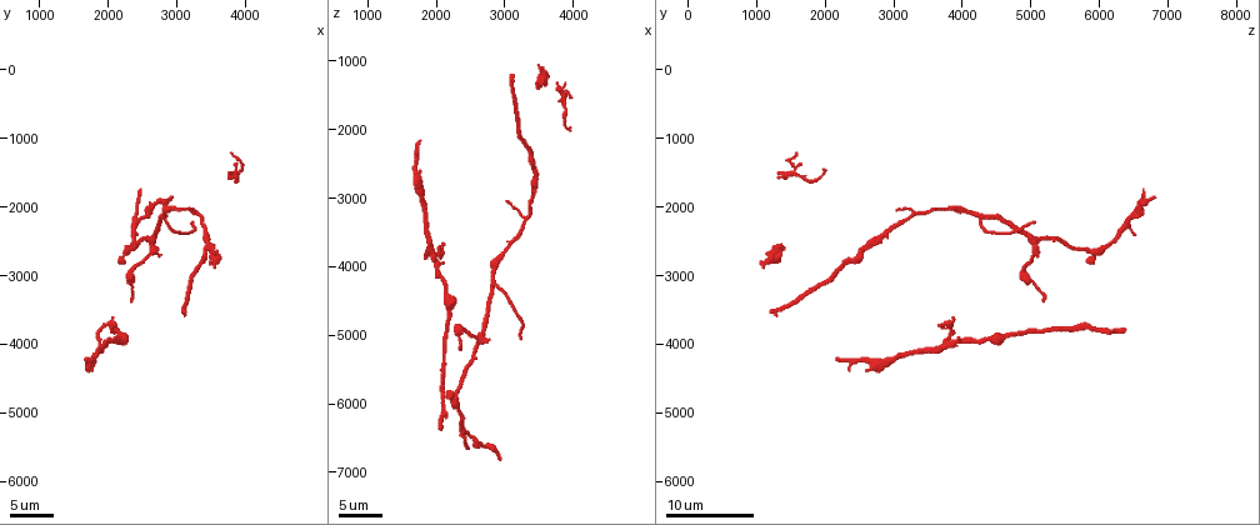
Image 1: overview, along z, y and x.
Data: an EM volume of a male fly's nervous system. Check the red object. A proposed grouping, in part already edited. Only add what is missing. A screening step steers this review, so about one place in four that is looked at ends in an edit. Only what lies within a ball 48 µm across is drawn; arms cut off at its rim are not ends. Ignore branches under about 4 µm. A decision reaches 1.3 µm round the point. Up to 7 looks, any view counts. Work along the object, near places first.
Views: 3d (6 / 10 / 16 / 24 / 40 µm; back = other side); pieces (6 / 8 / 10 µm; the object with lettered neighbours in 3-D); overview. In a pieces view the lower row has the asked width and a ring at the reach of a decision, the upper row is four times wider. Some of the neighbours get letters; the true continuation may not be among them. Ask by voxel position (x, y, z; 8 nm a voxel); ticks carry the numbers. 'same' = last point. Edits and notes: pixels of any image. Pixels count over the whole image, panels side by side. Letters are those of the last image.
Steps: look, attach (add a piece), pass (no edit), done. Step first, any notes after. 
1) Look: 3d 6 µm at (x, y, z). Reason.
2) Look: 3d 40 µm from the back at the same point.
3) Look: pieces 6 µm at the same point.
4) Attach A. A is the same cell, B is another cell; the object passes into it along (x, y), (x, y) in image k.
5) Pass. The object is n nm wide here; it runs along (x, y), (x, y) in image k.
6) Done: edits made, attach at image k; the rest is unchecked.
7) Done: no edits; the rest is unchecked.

Look: pieces 6 µm at (2100, 3750, 3650). Free end.

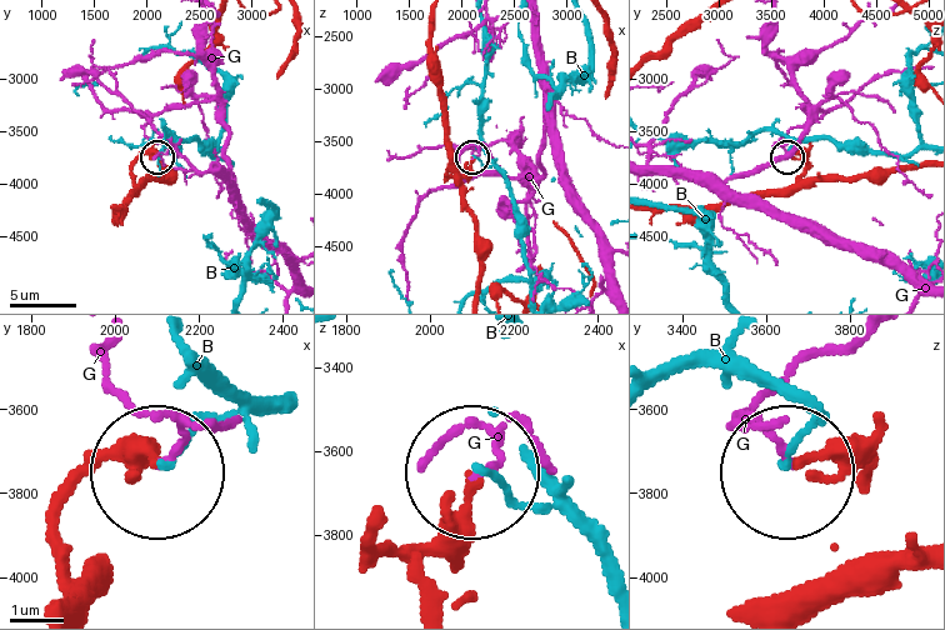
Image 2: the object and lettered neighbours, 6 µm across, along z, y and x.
Pass. B and G are other cells; it runs along (864, 476), (860, 463), (788, 463) in image 2; none of them fits.

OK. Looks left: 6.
Look: pieces 10 µm at (3900, 1500, 2000). Branch stops here.

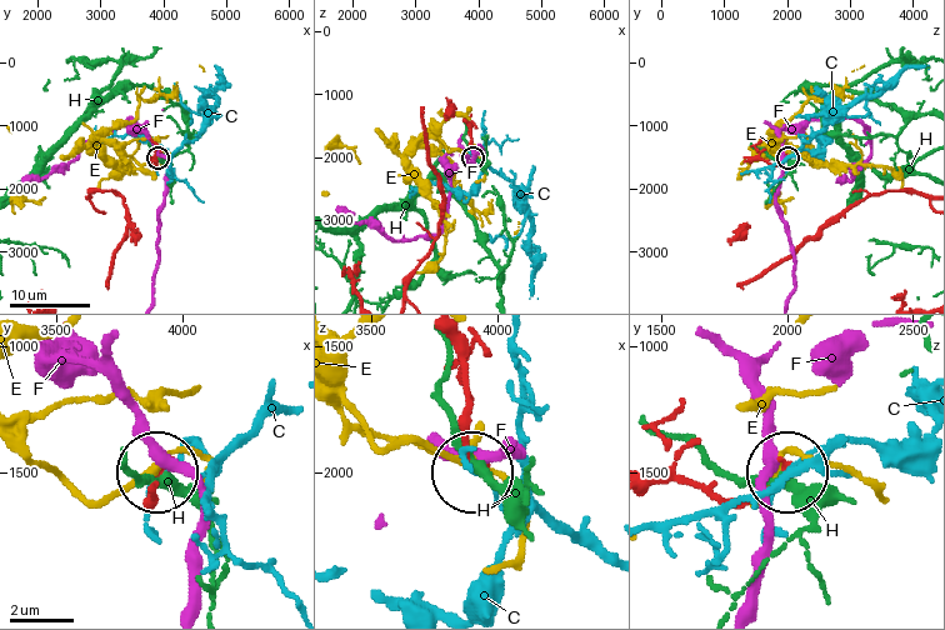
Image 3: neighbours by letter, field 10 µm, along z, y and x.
Pass. C, E, F and H are other cells; no lettered piece goes on from it.

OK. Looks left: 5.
Look: 3d 6 µm at (3200, 2250, 5050). Tapers out.

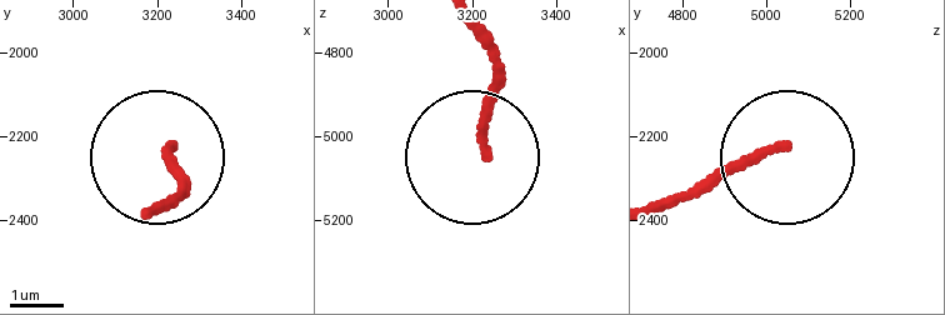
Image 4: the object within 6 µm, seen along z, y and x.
Look: pieces 8 µm at (3230, 2225, 5025).

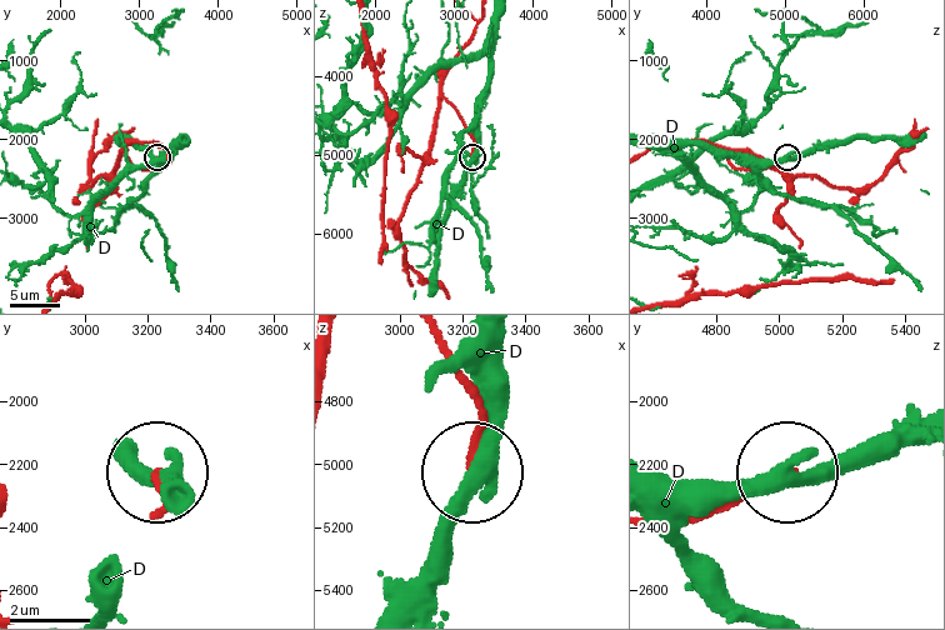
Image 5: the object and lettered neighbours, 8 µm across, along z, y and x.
Pass. D is another cell; it runs along (435, 339), (479, 419), (468, 466) in image 5; none of them fits.

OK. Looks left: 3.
Done: no edits; the rest is unchecked.

